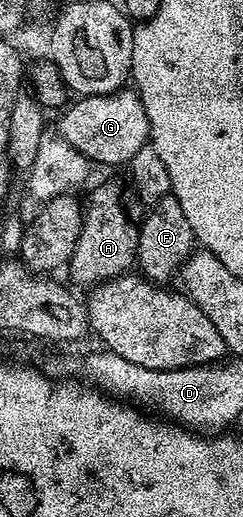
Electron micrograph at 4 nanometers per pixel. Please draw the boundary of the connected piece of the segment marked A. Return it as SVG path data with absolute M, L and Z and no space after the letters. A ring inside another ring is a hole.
M107 180L99 184L87 196L87 204L82 205L83 225L75 242L75 253L71 255L72 285L94 286L106 280L116 280L136 263L135 251L139 245L139 230L136 221L131 221L123 213L123 188ZM75 283L75 284L74 284Z

